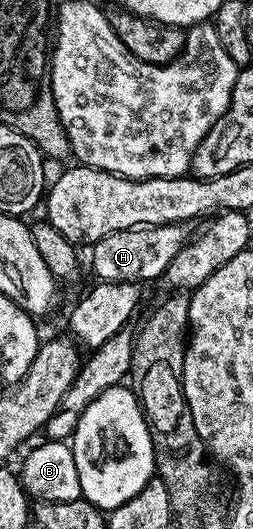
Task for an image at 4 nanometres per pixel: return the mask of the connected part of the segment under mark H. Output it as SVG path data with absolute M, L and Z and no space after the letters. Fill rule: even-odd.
M167 223L157 227L131 227L129 231L115 231L91 244L92 271L97 280L105 283L140 283L157 279L174 261L174 253L182 249L190 238L188 223Z

